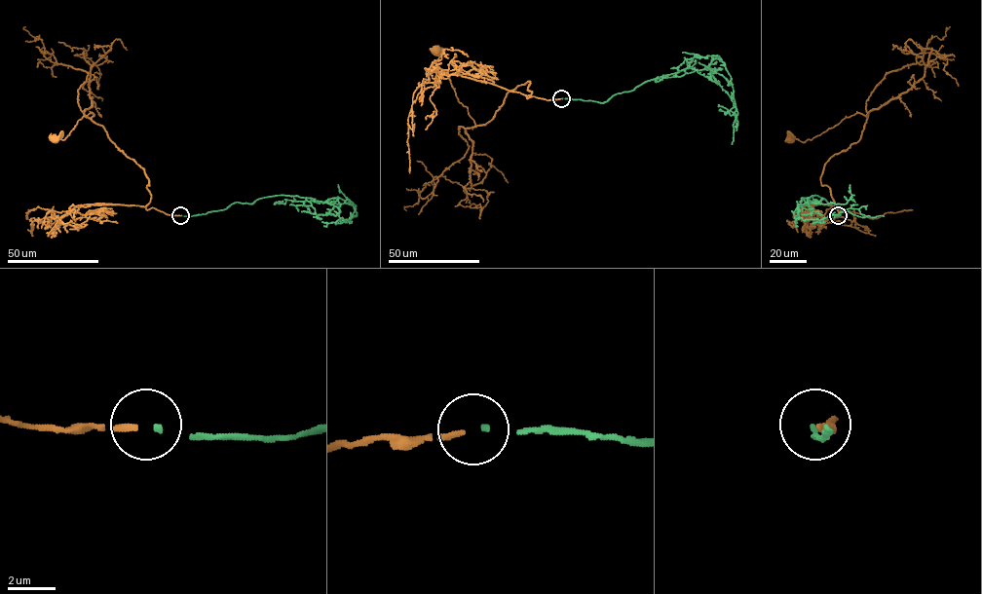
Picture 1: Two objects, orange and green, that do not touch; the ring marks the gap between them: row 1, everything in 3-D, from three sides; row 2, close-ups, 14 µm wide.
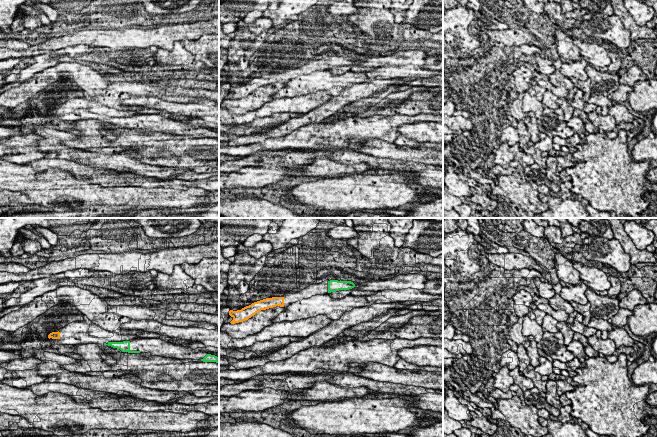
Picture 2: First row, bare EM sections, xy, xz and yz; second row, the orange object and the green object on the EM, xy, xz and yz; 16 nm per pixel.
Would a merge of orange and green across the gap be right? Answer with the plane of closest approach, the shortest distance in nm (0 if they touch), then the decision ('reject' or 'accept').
xy | 700 nm | accept

